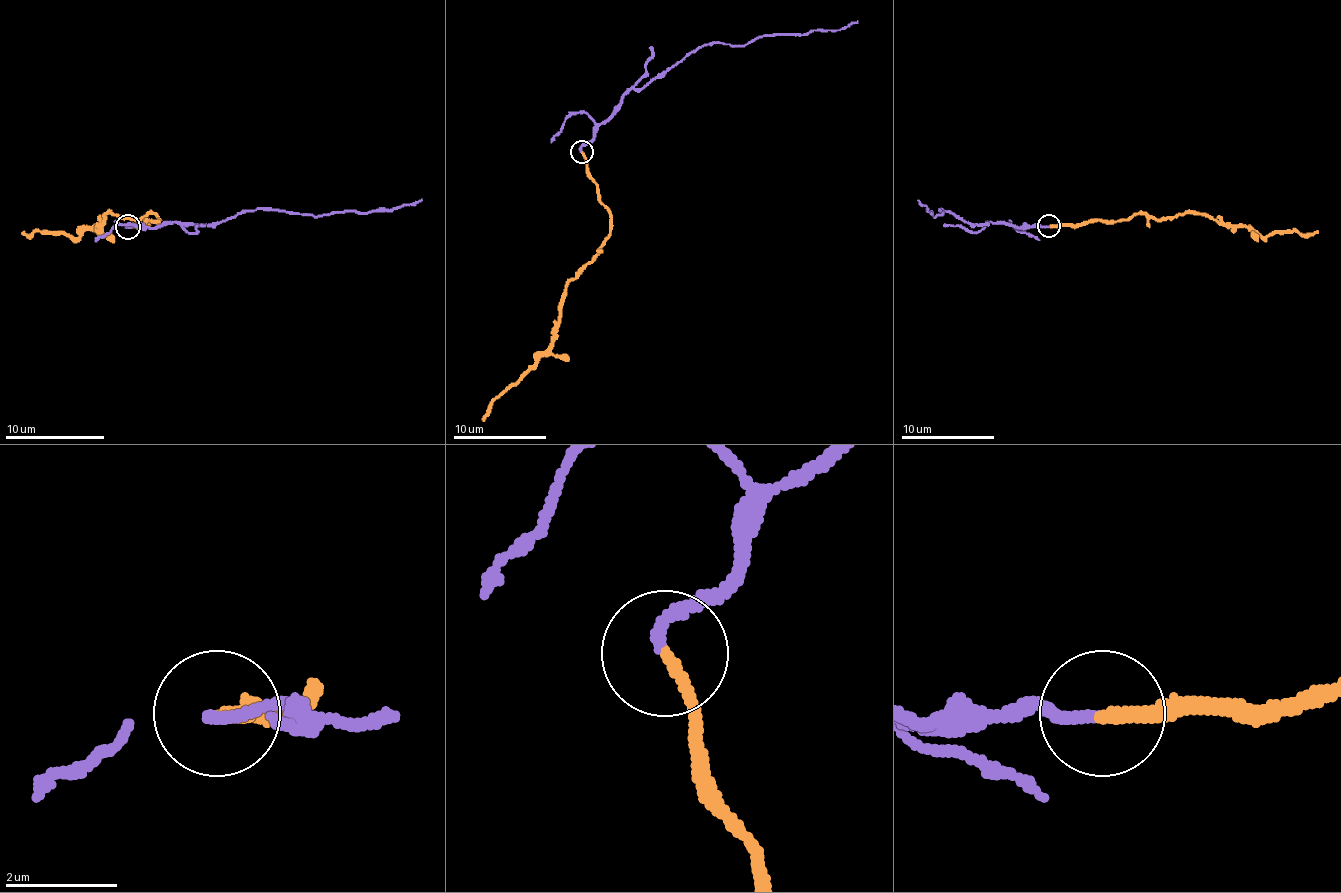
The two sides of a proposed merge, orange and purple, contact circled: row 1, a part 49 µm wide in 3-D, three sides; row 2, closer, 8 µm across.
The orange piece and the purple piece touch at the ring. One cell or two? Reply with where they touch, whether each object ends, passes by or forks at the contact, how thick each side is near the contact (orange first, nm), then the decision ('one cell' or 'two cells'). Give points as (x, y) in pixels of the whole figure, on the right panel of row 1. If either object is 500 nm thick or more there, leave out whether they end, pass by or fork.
place (1048, 226); orange ends; purple ends; calibres 220 and 240 nm; two cells

